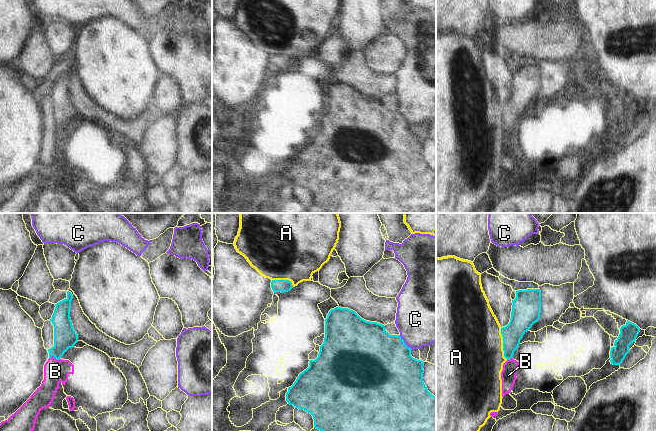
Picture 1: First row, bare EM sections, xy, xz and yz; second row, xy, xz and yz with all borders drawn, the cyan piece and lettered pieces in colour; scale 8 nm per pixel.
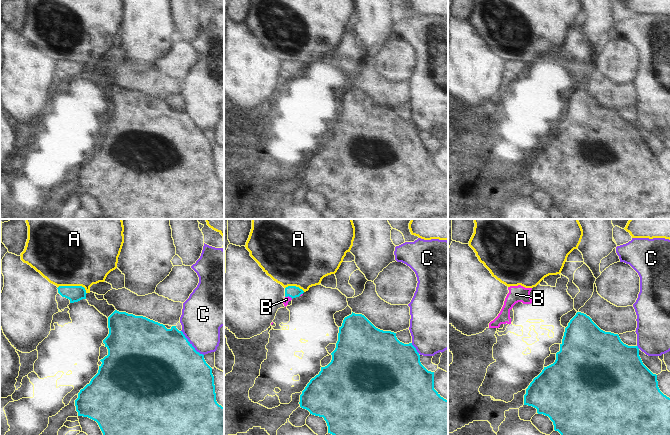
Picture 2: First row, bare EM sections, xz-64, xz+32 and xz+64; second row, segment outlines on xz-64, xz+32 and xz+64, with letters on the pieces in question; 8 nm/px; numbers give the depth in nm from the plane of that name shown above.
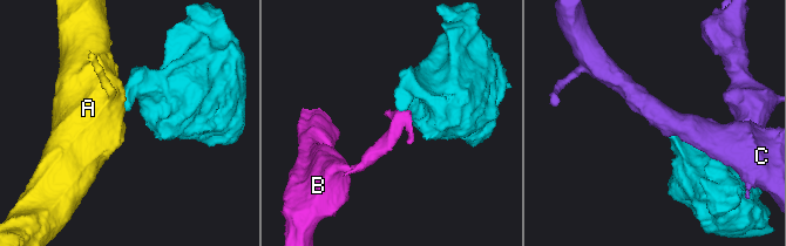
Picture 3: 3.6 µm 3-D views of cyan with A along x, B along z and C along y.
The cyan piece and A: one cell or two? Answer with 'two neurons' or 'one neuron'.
two neurons

